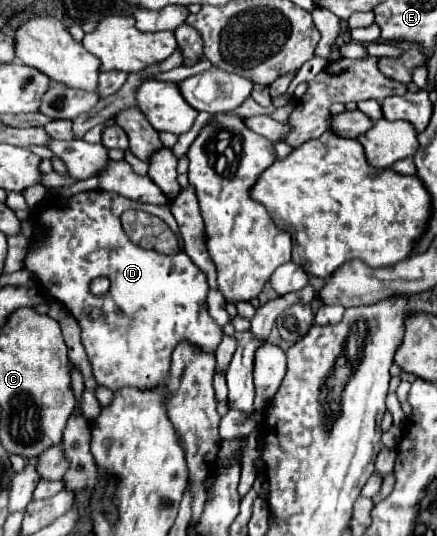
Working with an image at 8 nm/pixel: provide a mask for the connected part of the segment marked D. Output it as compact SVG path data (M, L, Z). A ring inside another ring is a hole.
M89 190L89 192L79 192L77 196L71 196L71 198L65 198L65 200L59 198L59 196L47 196L45 202L43 202L43 204L39 206L39 210L35 212L35 216L37 216L37 220L39 220L43 226L47 226L47 234L49 234L49 236L47 236L47 244L45 244L41 250L35 250L35 252L27 254L27 258L25 258L25 268L29 268L29 270L37 276L37 280L45 286L45 290L47 290L53 298L57 298L57 300L75 316L75 320L79 322L79 326L81 326L81 342L83 342L85 352L87 352L87 356L89 356L89 362L91 362L93 376L95 376L97 384L101 384L101 386L105 386L105 388L109 388L109 390L113 390L113 392L117 392L117 390L121 390L121 388L125 388L125 386L139 388L139 390L153 390L153 388L159 388L159 386L165 382L165 378L167 378L167 372L169 372L169 366L171 366L171 354L173 354L173 350L175 350L175 346L177 346L179 342L189 342L189 344L195 346L197 350L215 354L215 350L219 348L219 344L221 344L221 340L223 340L223 328L217 326L215 320L207 314L207 290L209 290L207 276L205 276L205 272L201 272L201 270L191 262L191 258L185 254L185 250L183 250L183 240L181 240L181 236L179 236L179 228L177 228L177 222L175 222L175 218L173 218L169 206L139 204L139 202L133 202L133 200L123 198L123 196L119 196L119 194L107 194L107 192L103 192L103 190ZM125 210L143 210L143 212L149 212L149 214L159 216L159 218L177 234L181 252L175 254L175 256L167 256L167 254L161 254L161 252L155 252L155 250L145 250L145 248L133 244L133 242L127 238L127 234L123 232L123 228L121 228L121 214L123 214ZM97 276L107 276L107 278L111 280L109 292L107 292L105 296L101 296L101 298L91 296L91 292L89 292L89 284L91 284L91 280L97 278Z

